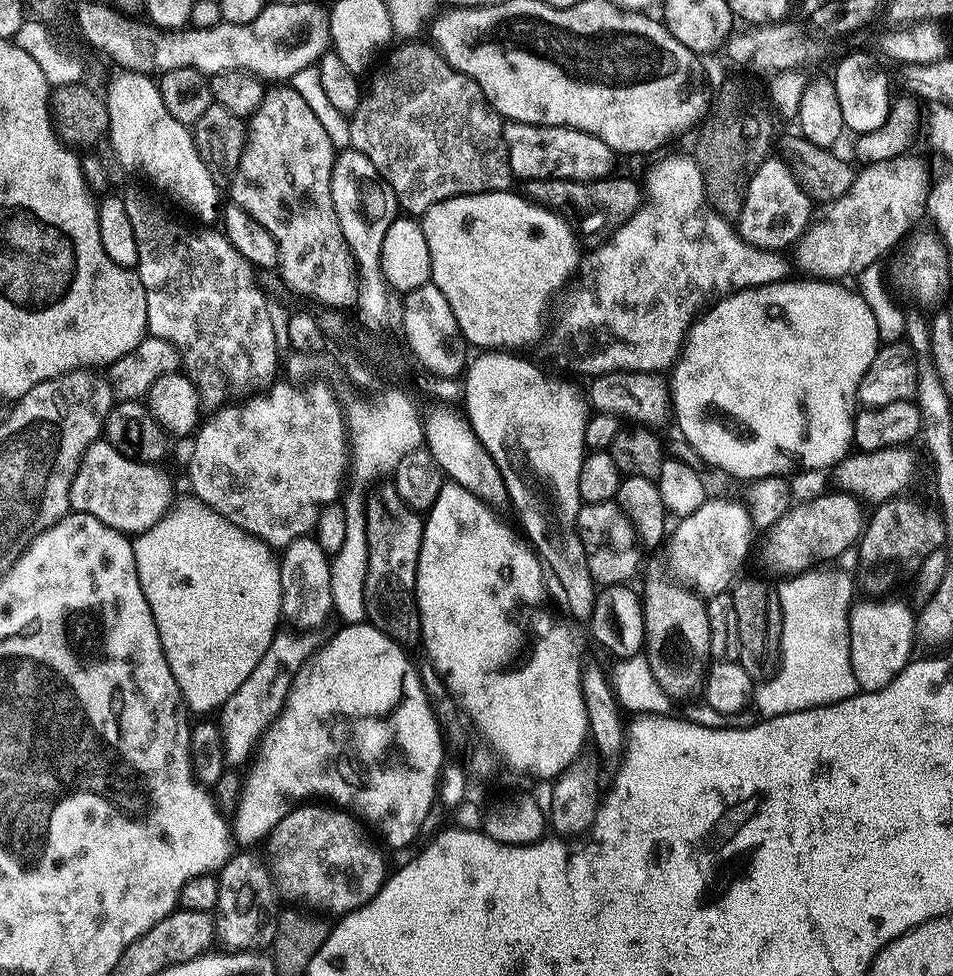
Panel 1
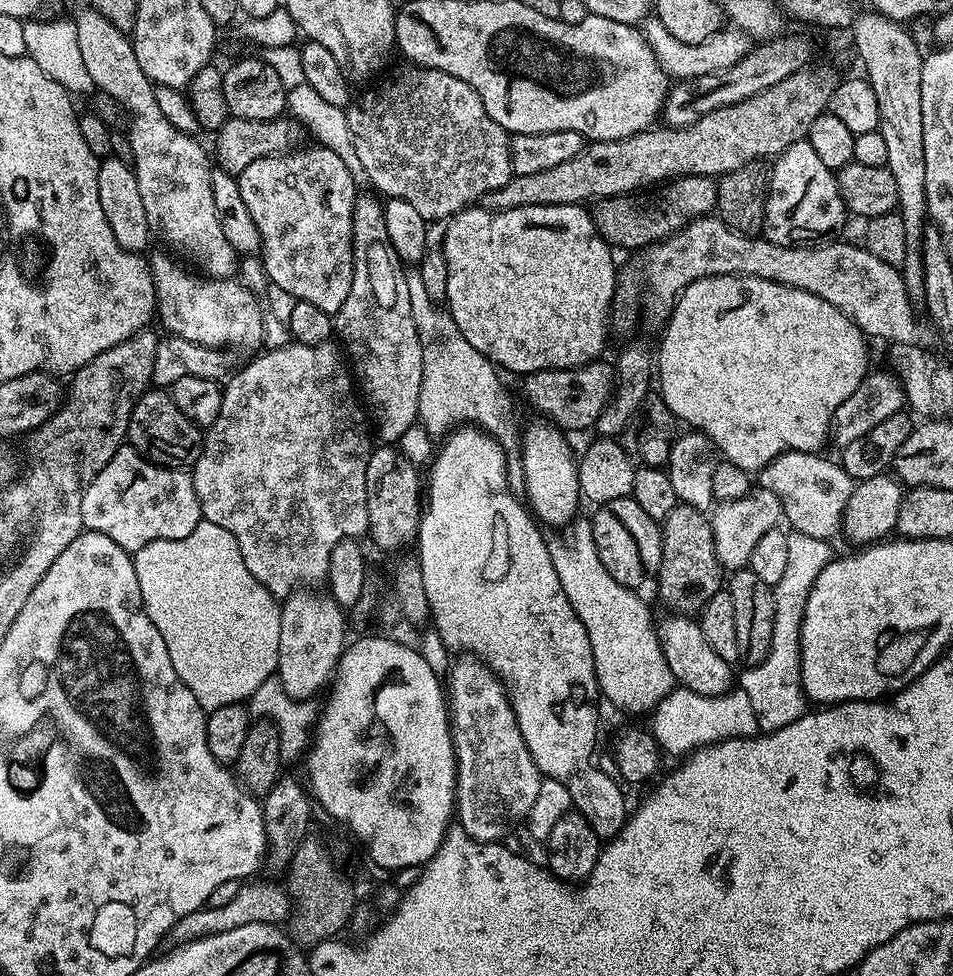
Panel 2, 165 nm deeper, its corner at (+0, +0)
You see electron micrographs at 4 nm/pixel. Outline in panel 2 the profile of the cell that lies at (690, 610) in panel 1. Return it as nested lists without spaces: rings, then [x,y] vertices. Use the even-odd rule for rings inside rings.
[[[677,503],[670,514],[662,521],[662,562],[660,563],[660,596],[669,604],[671,611],[676,614],[696,614],[704,607],[716,592],[721,591],[726,580],[726,572],[714,550],[714,534],[712,521],[701,509],[691,508],[688,504]]]

